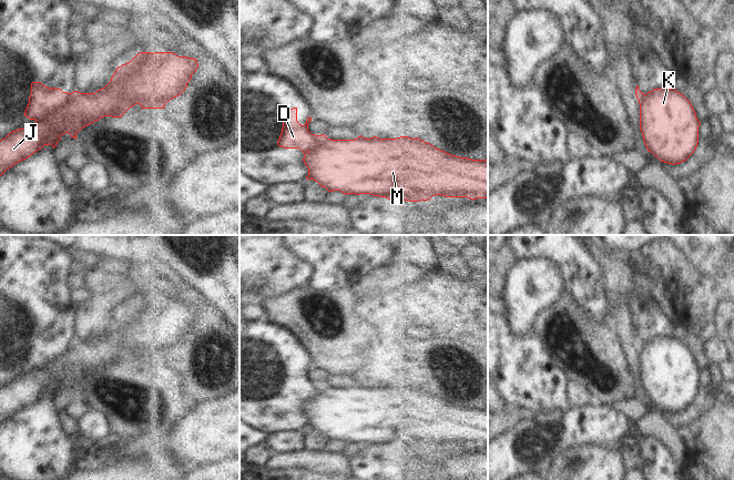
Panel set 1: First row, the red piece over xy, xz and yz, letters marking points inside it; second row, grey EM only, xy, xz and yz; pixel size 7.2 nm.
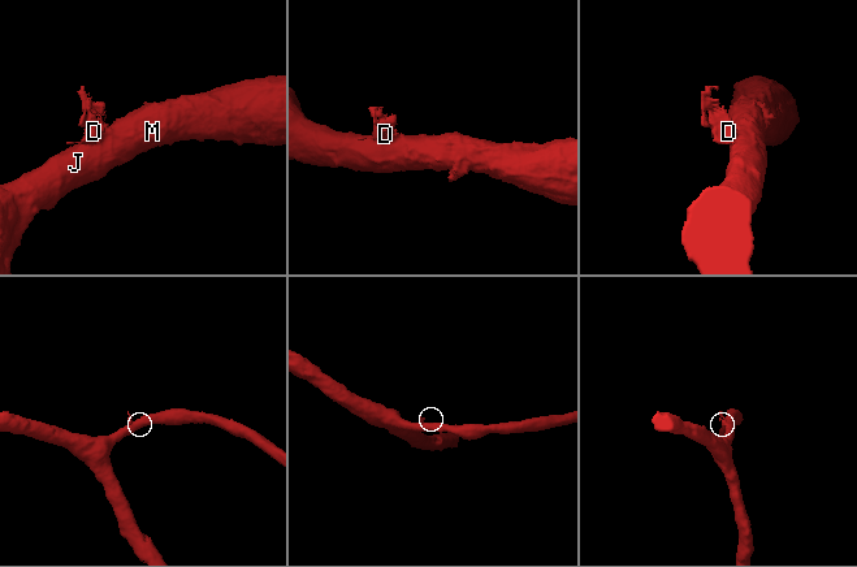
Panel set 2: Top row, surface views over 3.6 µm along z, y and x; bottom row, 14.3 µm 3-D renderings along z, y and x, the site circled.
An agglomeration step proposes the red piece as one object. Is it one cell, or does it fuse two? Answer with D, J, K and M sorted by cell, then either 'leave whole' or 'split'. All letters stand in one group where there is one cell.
groups D / J K M; split

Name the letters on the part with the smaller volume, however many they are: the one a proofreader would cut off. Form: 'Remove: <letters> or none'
Remove: D.

